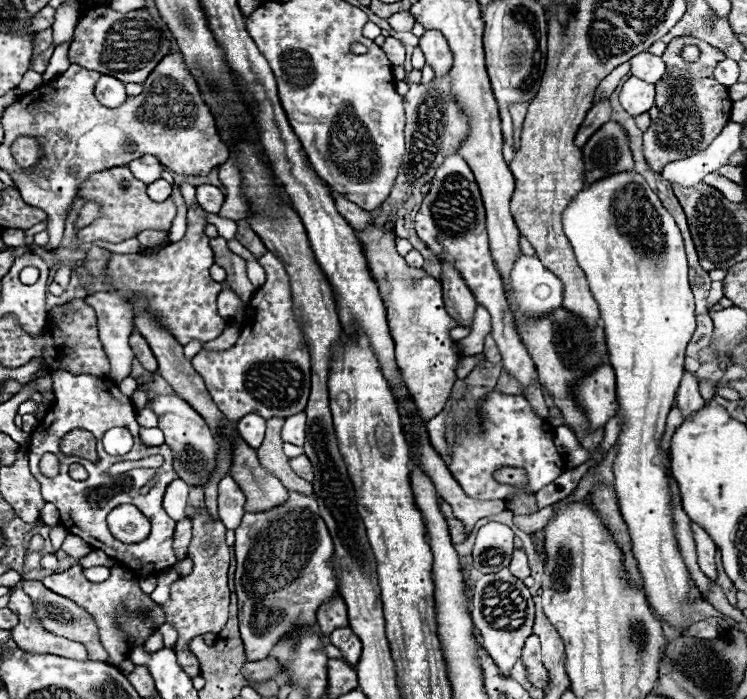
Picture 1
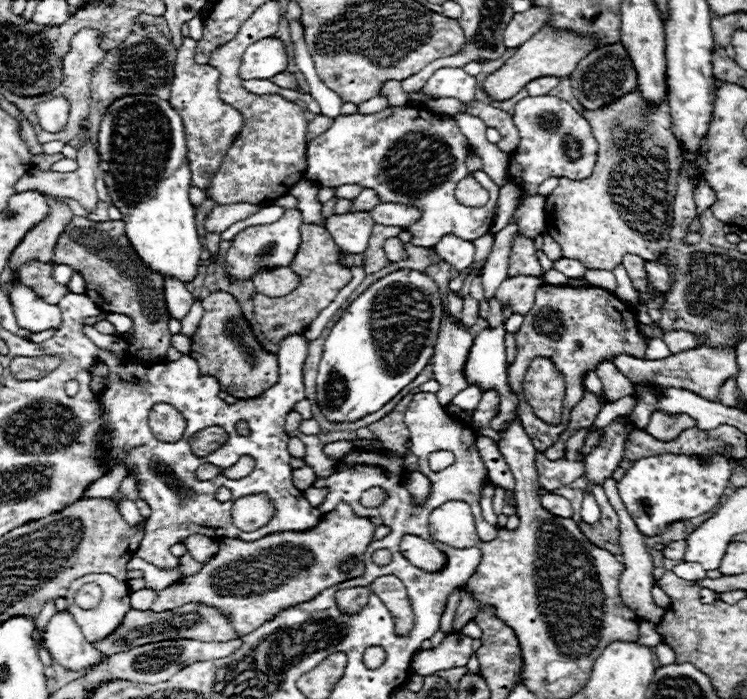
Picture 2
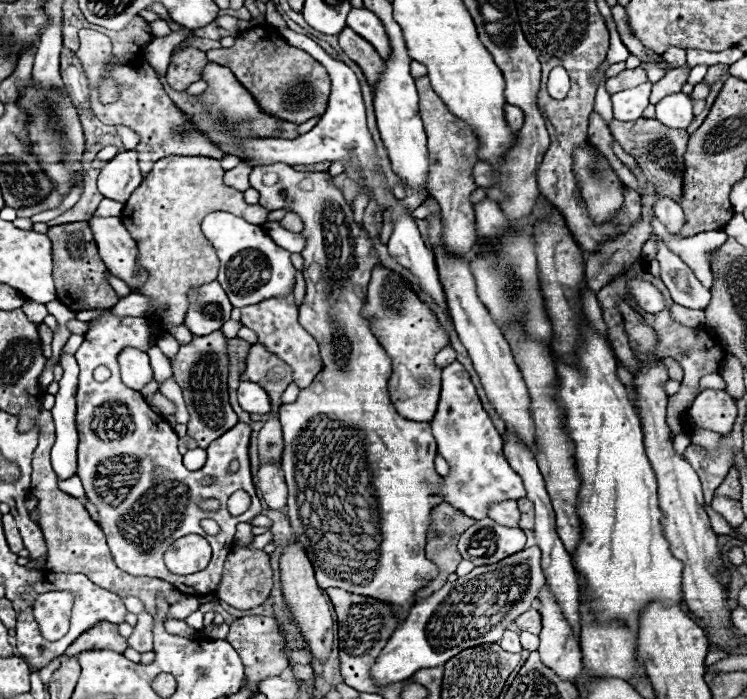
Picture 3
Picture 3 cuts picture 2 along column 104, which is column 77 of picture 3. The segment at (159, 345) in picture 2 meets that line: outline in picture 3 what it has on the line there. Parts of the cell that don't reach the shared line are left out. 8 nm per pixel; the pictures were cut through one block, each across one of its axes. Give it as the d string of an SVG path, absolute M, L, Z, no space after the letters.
M68 222L60 226L50 226L46 234L52 240L54 282L58 300L74 312L92 308L112 308L118 302L118 296L108 284L108 270L98 256L96 242L88 222Z

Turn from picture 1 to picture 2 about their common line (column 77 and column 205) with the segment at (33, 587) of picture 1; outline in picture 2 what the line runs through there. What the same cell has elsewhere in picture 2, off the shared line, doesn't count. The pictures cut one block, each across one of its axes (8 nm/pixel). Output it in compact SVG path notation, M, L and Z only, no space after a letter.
M190 602L180 608L174 608L170 612L152 612L152 610L130 610L126 614L126 620L122 620L122 628L118 632L110 634L106 640L96 642L94 648L98 648L104 656L112 656L118 652L124 652L130 646L142 646L150 642L160 640L176 640L176 638L192 638L192 640L208 640L208 642L226 642L238 638L236 630L232 628L232 622L216 608Z

